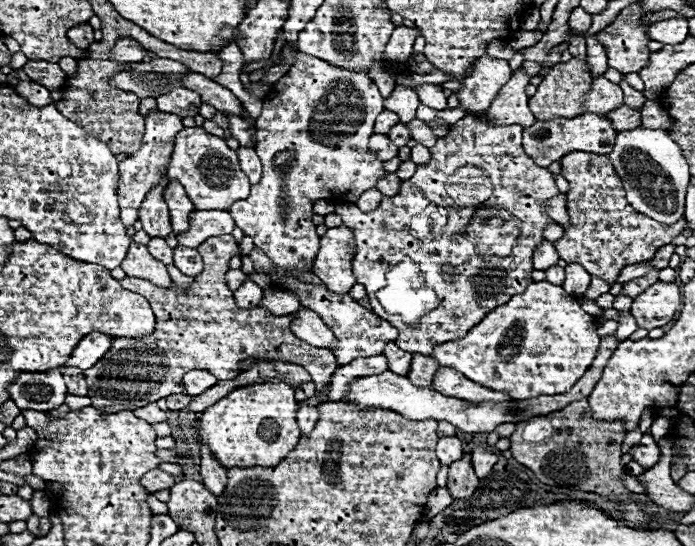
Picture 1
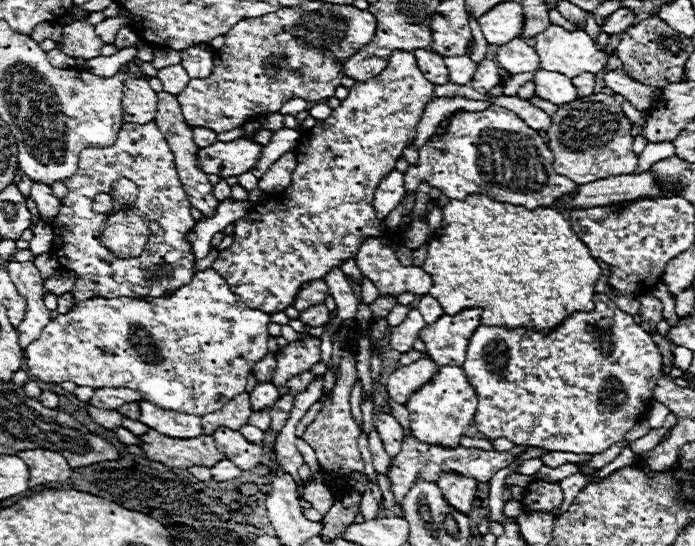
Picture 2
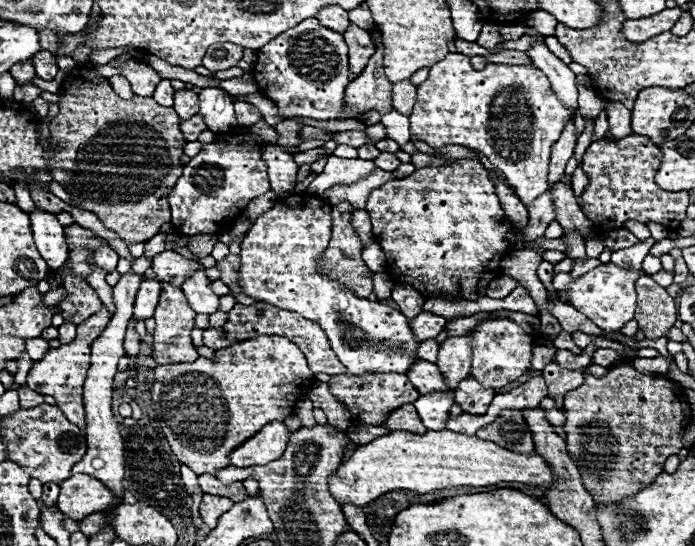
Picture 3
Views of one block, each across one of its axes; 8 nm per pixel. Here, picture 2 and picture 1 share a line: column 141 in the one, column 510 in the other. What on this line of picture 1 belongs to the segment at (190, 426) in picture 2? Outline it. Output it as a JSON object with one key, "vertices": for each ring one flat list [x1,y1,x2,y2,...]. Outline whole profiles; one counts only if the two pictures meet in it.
{"vertices":[[386,370,382,374,354,378,348,384,348,392,340,402,356,404,360,408,386,408,386,410,398,412,410,420,428,420,428,418,446,420,446,422,454,424,458,430,470,432,470,434,492,432,498,424,518,422,512,416,512,410,516,408,514,402,510,402,510,404,470,404,466,400,442,396,440,392,434,392,432,388,416,388,410,384,410,380,406,380,406,376,398,376,390,370]]}

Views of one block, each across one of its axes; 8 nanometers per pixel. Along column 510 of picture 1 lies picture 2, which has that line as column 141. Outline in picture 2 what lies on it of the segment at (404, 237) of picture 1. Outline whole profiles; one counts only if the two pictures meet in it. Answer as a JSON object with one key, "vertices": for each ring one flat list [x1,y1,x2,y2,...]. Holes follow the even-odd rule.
{"vertices":[[156,122,124,124,118,132,116,144,106,146,106,148,82,150,78,172,74,178,70,178,66,182,66,186,68,186,68,196,62,200,62,208,60,208,58,216,54,218,54,222,50,224,50,228,54,232,52,252,60,258,60,268,78,272,78,284,74,284,74,288,72,288,74,302,86,300,90,296,146,296,146,298,154,298,154,296,162,296,162,292,174,292,174,288,180,288,182,284,188,284,192,280,194,256,190,252,190,244,186,244,186,234,190,232,190,228,194,228,196,220,190,216,192,206,186,200,186,194,178,180,176,166,174,166,174,154,170,152,168,142,162,138],[120,178,128,178,128,180,136,182,136,186,140,190,132,208,148,218,150,236,148,236,146,248,142,250,142,254,148,254,148,256,118,258,102,244,102,230,106,228,106,220,110,214,94,214,90,204,92,204,94,194,110,190,112,182,120,180]]}

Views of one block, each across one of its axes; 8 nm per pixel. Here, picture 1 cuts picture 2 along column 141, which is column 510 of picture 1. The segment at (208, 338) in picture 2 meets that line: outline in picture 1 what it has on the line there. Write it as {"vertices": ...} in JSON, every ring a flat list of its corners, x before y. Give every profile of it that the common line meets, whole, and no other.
{"vertices":[[542,280,528,284,522,294,512,296,512,300,502,306,496,306,466,336,434,346,432,358,438,362,438,366,458,370,468,380,482,384,484,388,508,392,512,400,552,396,568,392,578,382,578,378,590,368,600,344,596,328,598,328,596,318,582,310,578,298,566,294,562,286]]}

